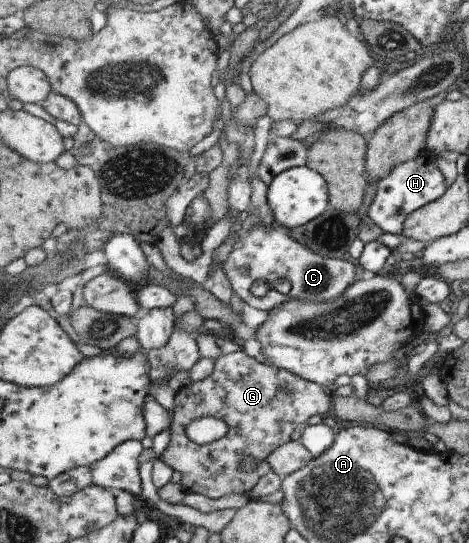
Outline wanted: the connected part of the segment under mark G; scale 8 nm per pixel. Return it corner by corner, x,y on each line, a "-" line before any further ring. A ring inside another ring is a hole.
231,348
226,355
215,361
213,373
201,381
194,381
189,386
182,387
174,397
173,423
171,424
171,438
168,446
160,456
160,460
168,465
172,471
181,474
180,484
186,492
203,494
207,497
222,498
228,494
247,493
260,482
264,474
271,470
269,458
278,447
290,443
294,430
300,424
306,424
316,414
322,418
332,411
332,395
329,389
296,375
292,371
263,363
249,357
245,352
-
202,417
214,417
228,424
229,431
225,437
214,442
199,445
187,435
186,429
191,422
-
246,458
255,461
255,467
249,471
242,470

